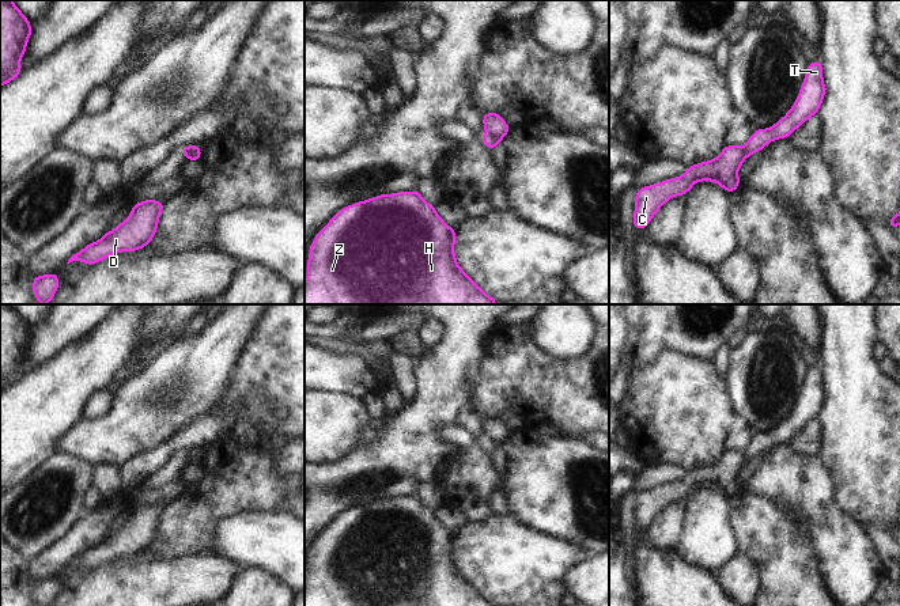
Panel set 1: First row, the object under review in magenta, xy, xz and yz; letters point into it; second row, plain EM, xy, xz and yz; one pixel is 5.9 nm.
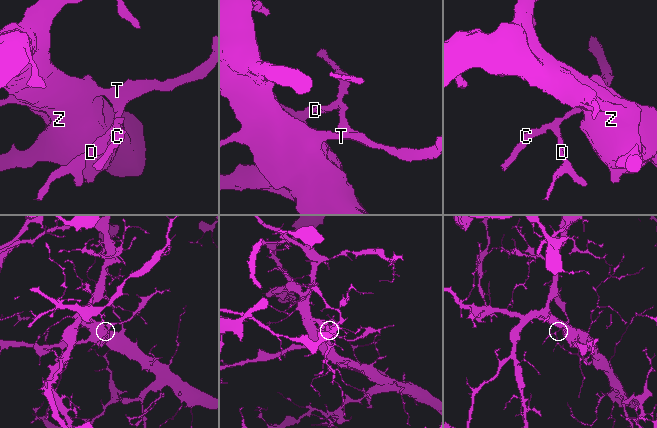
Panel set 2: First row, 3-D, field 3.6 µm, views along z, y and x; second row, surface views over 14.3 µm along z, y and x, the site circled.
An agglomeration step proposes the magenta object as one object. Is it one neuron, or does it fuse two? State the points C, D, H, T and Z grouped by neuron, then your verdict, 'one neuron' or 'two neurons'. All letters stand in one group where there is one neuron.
C D / H T Z; two neurons

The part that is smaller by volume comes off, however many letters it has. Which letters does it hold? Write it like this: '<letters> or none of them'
C, D

